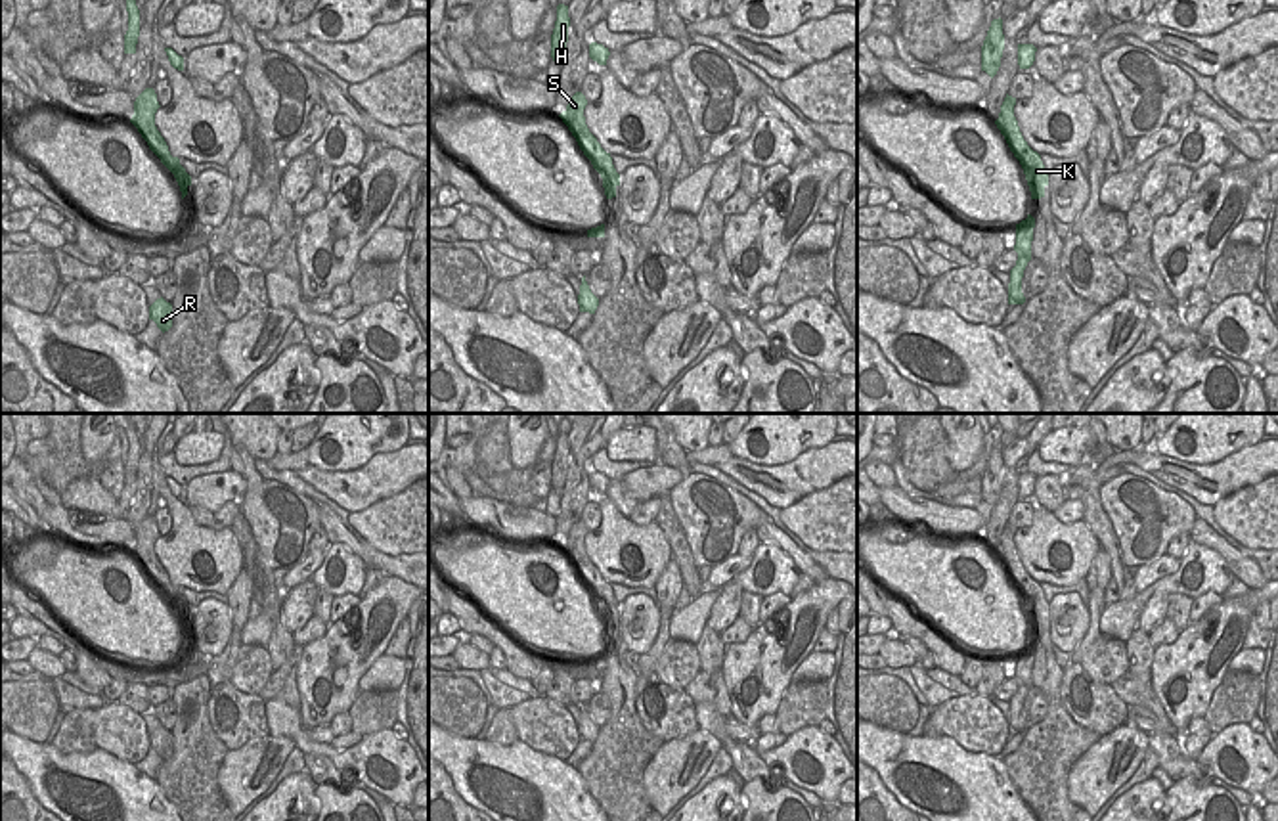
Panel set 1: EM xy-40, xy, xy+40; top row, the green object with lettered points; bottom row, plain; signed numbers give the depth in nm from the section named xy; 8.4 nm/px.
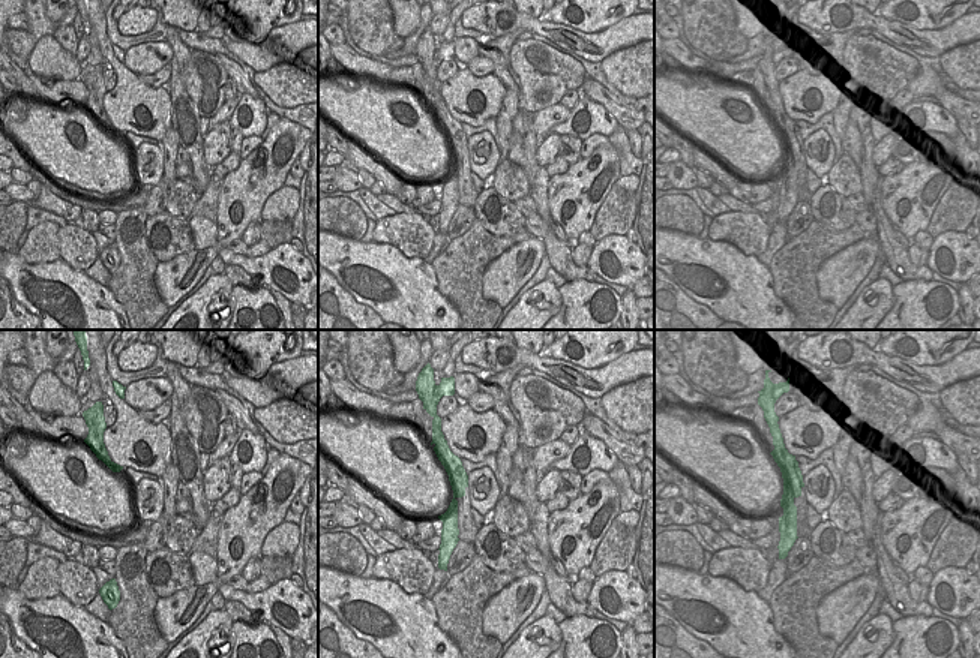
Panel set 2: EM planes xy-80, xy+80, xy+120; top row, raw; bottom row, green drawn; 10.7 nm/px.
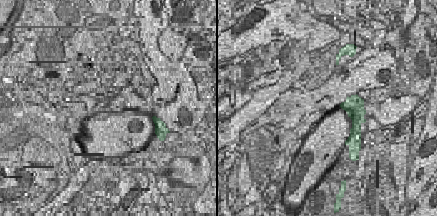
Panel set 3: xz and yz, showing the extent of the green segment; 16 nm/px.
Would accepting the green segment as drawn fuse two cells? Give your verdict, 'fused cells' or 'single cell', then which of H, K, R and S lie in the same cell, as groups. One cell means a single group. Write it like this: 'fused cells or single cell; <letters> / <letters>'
fused cells; H K R / S

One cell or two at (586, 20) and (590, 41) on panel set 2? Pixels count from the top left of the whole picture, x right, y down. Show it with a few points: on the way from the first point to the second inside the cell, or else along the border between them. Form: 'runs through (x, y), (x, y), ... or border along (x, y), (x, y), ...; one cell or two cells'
border along (622, 18), (596, 32), (580, 32), (554, 23); two cells

